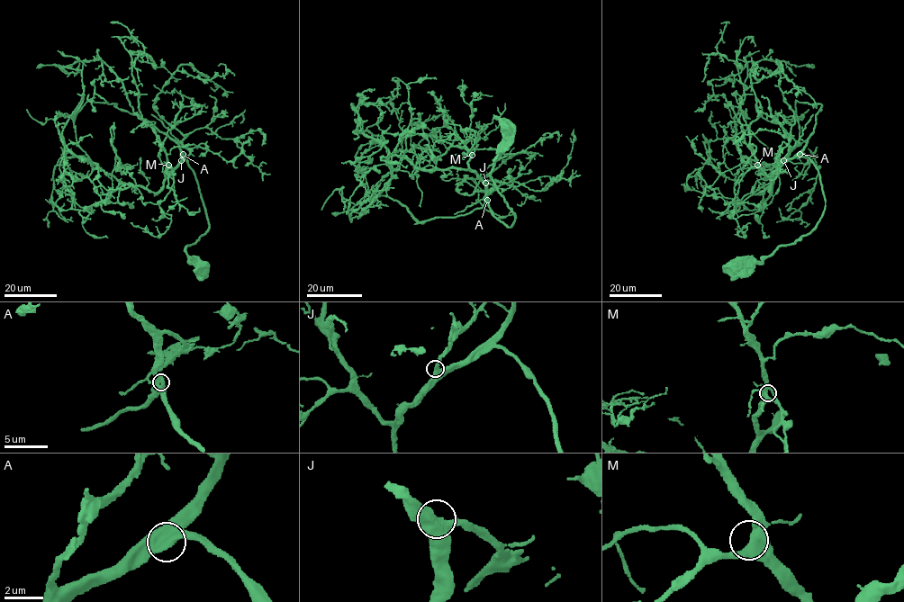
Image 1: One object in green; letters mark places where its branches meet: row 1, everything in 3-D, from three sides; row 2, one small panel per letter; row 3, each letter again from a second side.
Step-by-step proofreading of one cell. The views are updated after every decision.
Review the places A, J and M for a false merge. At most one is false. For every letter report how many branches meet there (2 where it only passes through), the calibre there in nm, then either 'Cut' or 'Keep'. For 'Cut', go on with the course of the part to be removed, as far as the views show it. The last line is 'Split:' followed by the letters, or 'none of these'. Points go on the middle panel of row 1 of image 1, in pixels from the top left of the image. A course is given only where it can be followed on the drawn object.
A: Branches: 3. Thickness 460 nm. Keep
J: Branches: 3. Thickness 400 nm. Keep
M: Branches: 3. Thickness 440 nm. Keep
Split: none of these

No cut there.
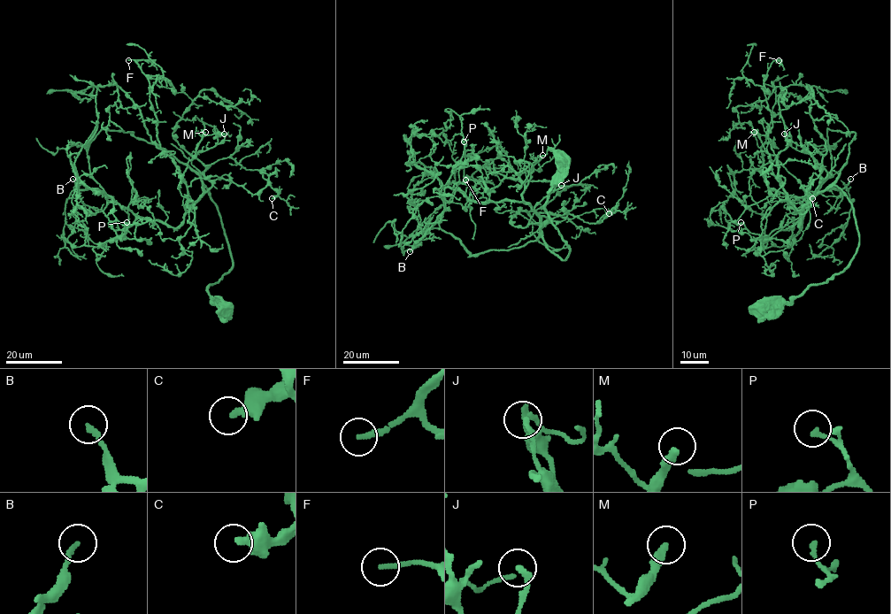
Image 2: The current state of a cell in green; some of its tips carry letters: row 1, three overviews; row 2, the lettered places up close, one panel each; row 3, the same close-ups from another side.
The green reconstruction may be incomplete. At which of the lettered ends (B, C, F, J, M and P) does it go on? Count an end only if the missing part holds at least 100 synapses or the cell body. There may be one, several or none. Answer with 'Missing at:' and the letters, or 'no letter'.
Missing at: M

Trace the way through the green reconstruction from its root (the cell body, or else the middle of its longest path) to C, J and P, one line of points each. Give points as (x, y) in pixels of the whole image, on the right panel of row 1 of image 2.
C: (758, 307), (825, 283), (856, 251), (852, 203), (835, 186), (815, 192), (827, 172), (813, 157), (812, 198)
J: (758, 307), (825, 283), (859, 242), (847, 195), (835, 186), (815, 192), (827, 175), (823, 155), (784, 134)
P: (758, 307), (848, 264), (853, 207), (831, 186), (799, 227), (764, 238), (741, 222)

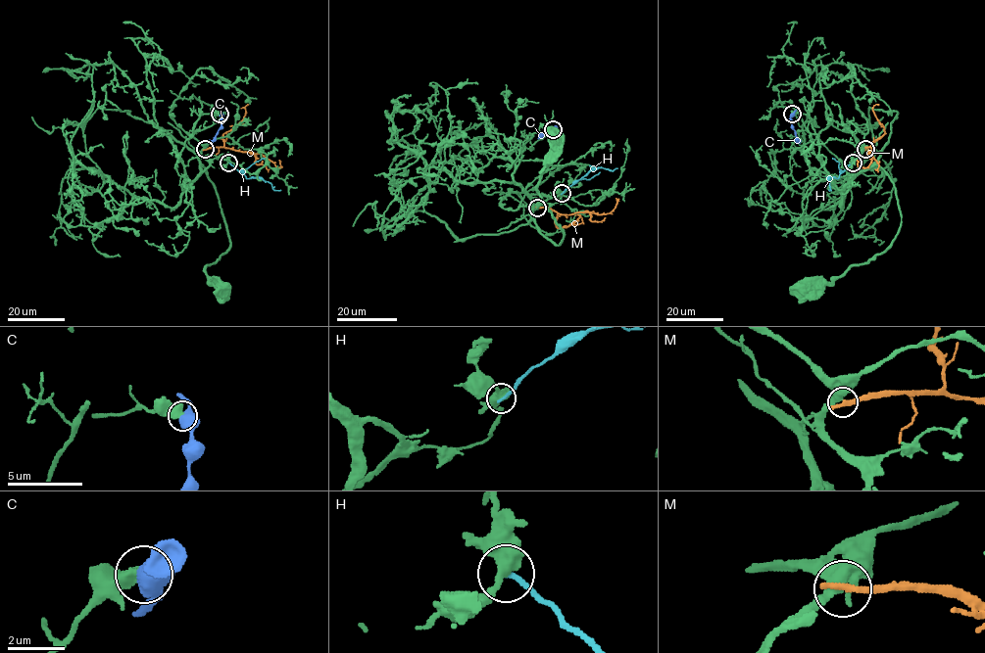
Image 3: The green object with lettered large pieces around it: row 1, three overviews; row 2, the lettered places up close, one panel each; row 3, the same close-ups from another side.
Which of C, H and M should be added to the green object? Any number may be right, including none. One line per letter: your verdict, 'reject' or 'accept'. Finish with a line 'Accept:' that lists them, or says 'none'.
C: reject
H: reject
M: reject
Accept: none

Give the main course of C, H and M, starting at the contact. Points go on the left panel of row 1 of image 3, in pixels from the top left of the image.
C: (220, 114), (221, 128), (212, 140), (206, 141)
H: (227, 163), (247, 178), (260, 178), (270, 182), (274, 190), (280, 190)
M: (205, 149), (225, 147), (253, 152), (264, 155), (277, 167), (280, 167), (280, 163)

